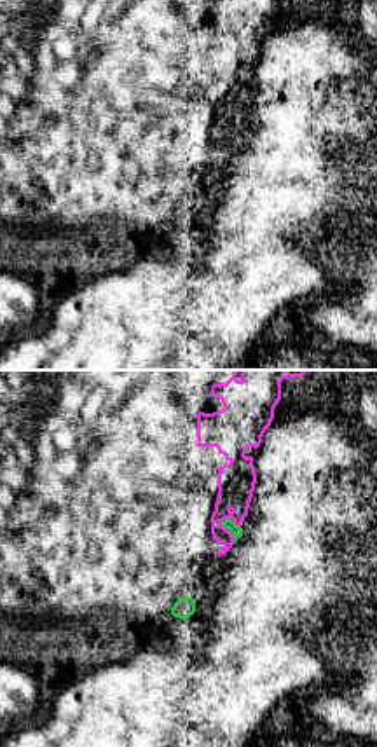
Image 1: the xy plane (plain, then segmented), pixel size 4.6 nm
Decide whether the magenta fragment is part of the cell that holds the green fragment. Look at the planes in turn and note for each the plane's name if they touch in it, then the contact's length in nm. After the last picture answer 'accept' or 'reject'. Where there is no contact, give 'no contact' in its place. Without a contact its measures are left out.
contact in xy; length 130 nm

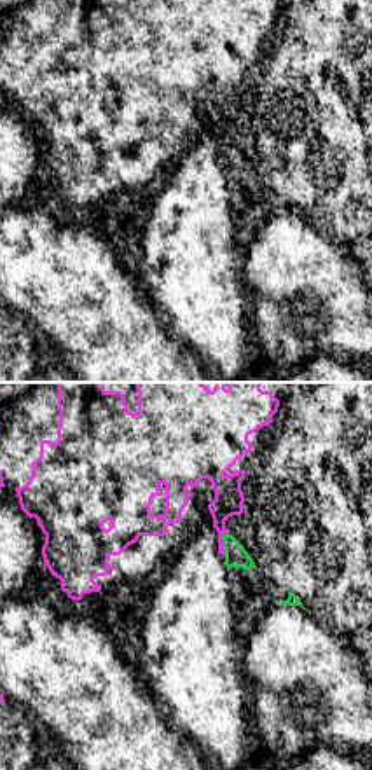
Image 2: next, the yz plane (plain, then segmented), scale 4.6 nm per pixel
contact in yz; length 110 nm

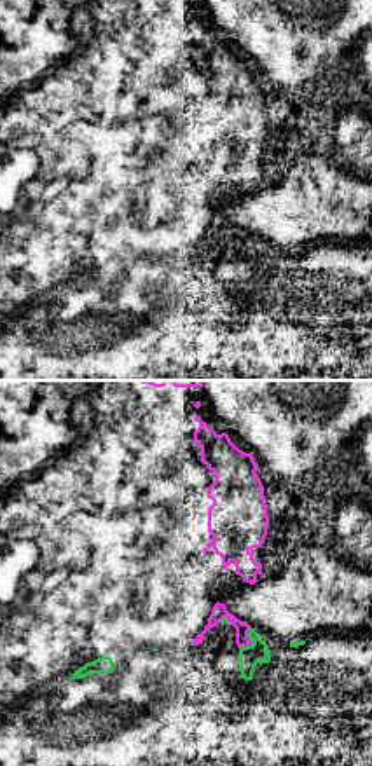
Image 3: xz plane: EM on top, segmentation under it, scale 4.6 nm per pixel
contact in xz; length 120 nm

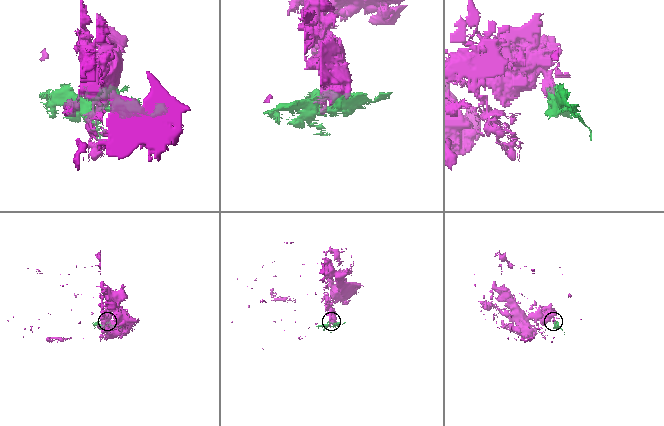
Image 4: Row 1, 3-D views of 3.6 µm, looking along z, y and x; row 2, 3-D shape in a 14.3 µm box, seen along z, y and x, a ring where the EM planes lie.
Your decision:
reject

